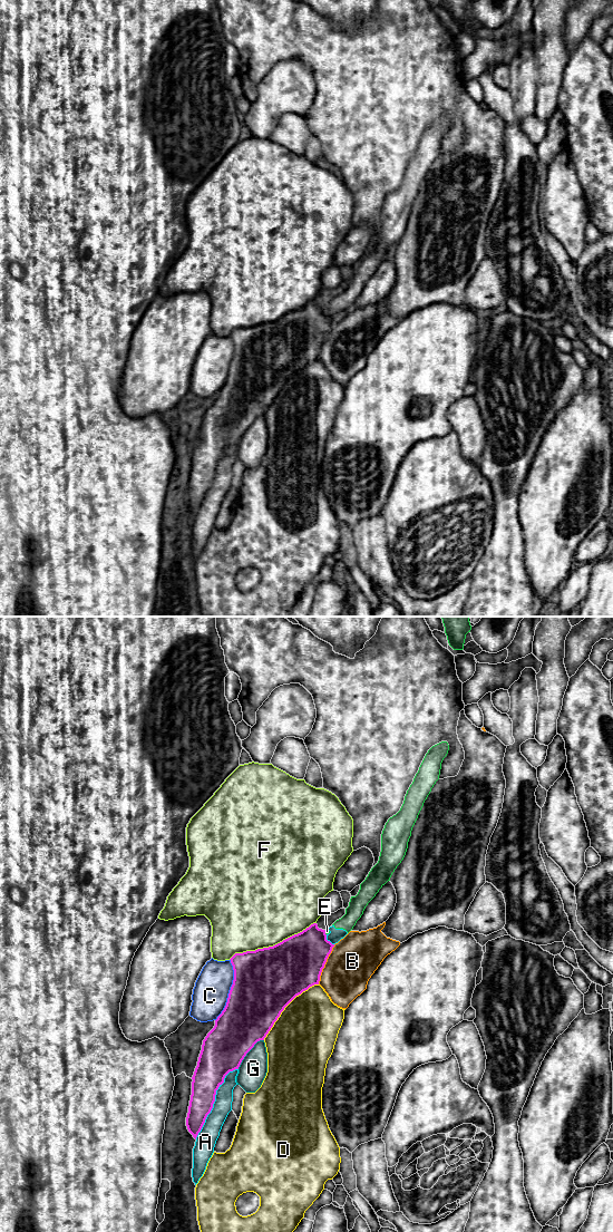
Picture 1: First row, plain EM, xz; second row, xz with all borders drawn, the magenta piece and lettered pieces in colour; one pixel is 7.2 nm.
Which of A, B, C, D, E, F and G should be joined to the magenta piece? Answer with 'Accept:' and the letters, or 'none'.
Accept: none

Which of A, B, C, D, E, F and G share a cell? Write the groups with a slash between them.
A E / B / C / D / F / G

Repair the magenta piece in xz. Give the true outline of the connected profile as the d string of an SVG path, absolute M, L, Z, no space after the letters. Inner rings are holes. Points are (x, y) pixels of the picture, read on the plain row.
M313 299L273 322L235 329L230 334L234 356L227 378L215 396L214 404L203 416L192 453L186 502L195 515L213 484L216 466L224 458L225 452L239 445L246 429L257 417L264 416L281 388L296 371L319 360L322 345L333 322L334 320L327 316L325 305Z

